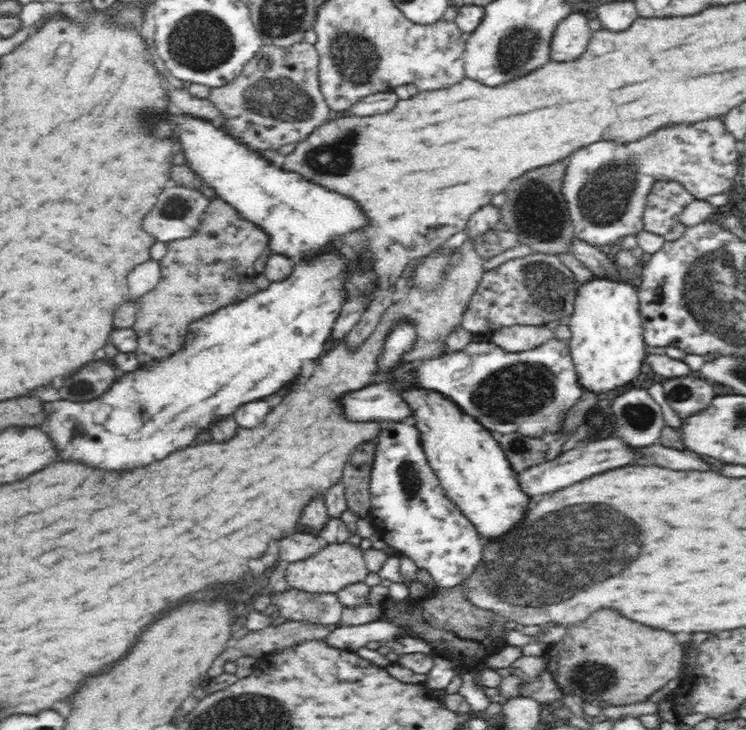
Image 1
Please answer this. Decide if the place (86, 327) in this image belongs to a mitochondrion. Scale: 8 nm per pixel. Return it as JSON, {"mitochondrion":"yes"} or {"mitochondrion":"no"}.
{"mitochondrion":"no"}

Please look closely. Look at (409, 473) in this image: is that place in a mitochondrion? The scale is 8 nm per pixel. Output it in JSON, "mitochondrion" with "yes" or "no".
{"mitochondrion":"yes"}

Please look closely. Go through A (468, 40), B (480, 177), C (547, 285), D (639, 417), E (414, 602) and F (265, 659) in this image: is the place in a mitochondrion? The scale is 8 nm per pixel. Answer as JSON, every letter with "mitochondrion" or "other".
{"A":"other","B":"other","C":"mitochondrion","D":"mitochondrion","E":"other","F":"other"}

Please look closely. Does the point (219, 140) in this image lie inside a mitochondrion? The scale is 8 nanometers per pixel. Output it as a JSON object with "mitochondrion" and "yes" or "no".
{"mitochondrion":"no"}

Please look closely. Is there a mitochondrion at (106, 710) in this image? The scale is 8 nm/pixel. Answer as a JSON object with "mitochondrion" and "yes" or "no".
{"mitochondrion":"no"}

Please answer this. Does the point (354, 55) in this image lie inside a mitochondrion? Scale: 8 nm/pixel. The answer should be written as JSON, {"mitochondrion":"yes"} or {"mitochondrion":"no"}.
{"mitochondrion":"yes"}

